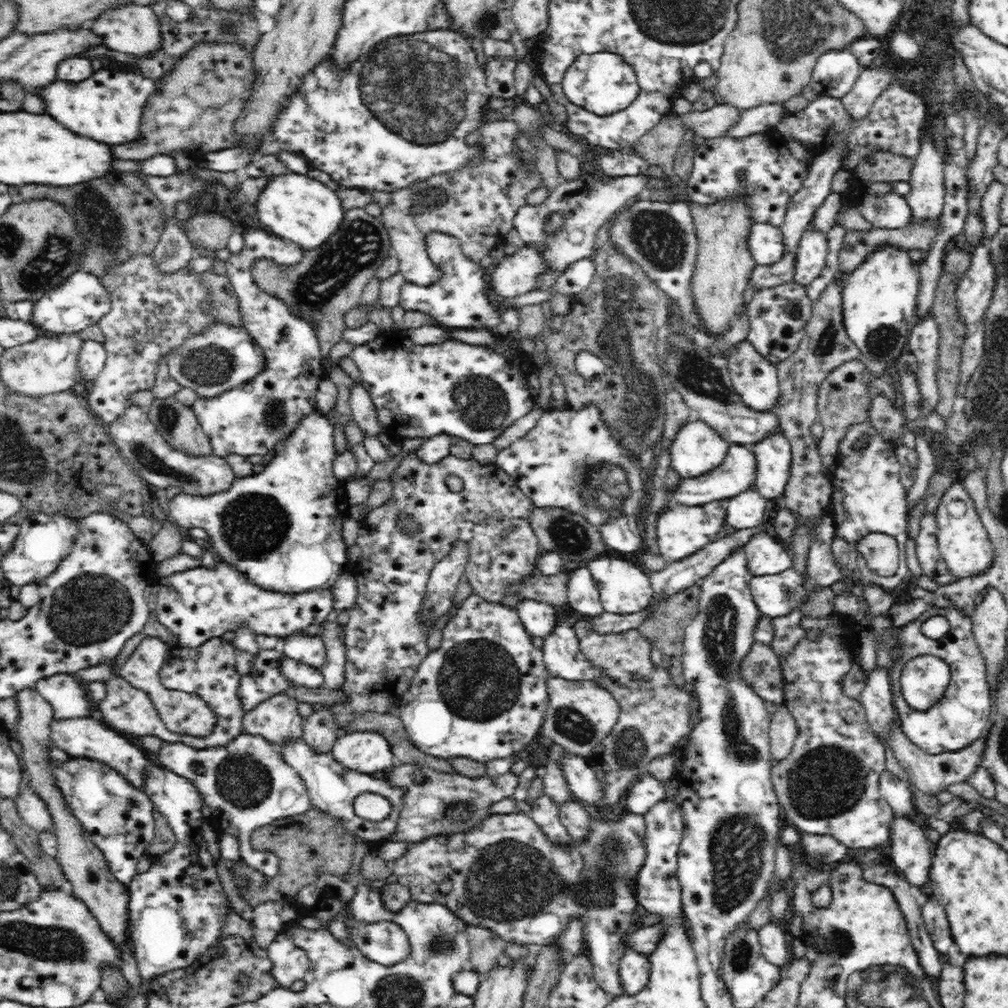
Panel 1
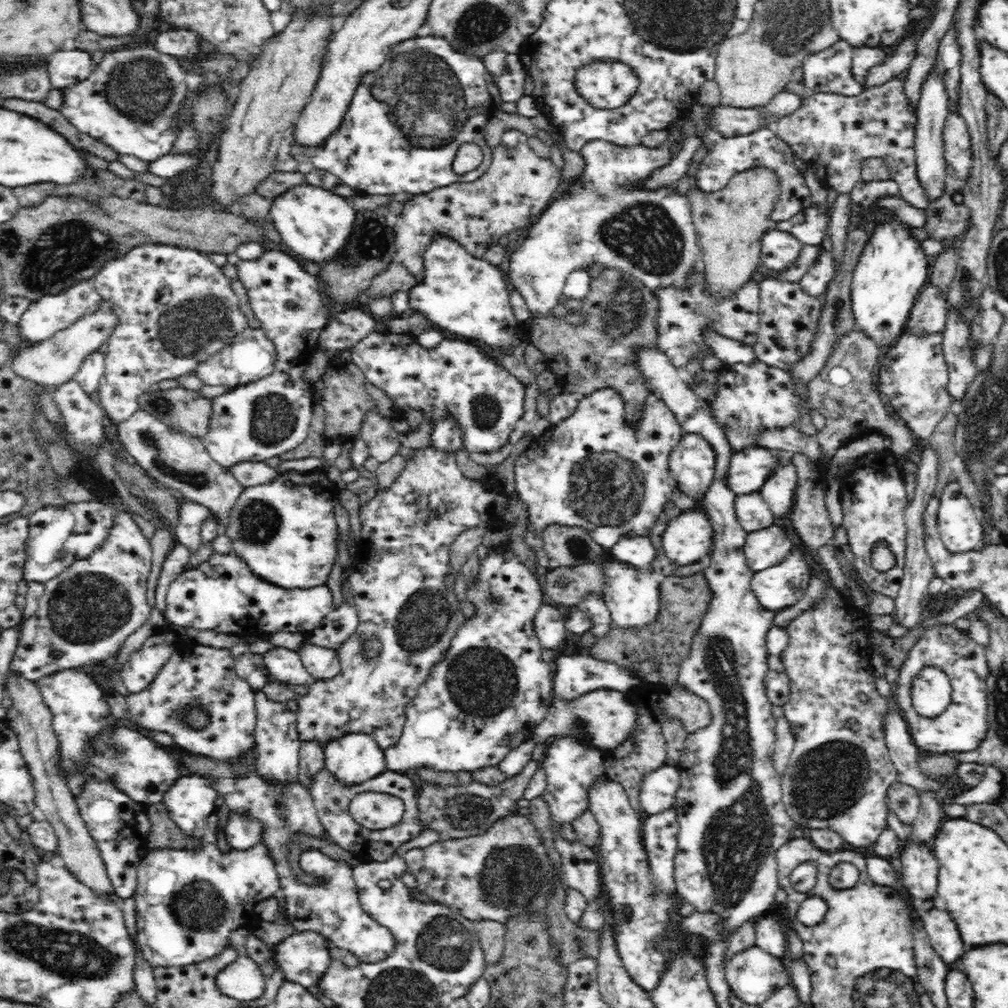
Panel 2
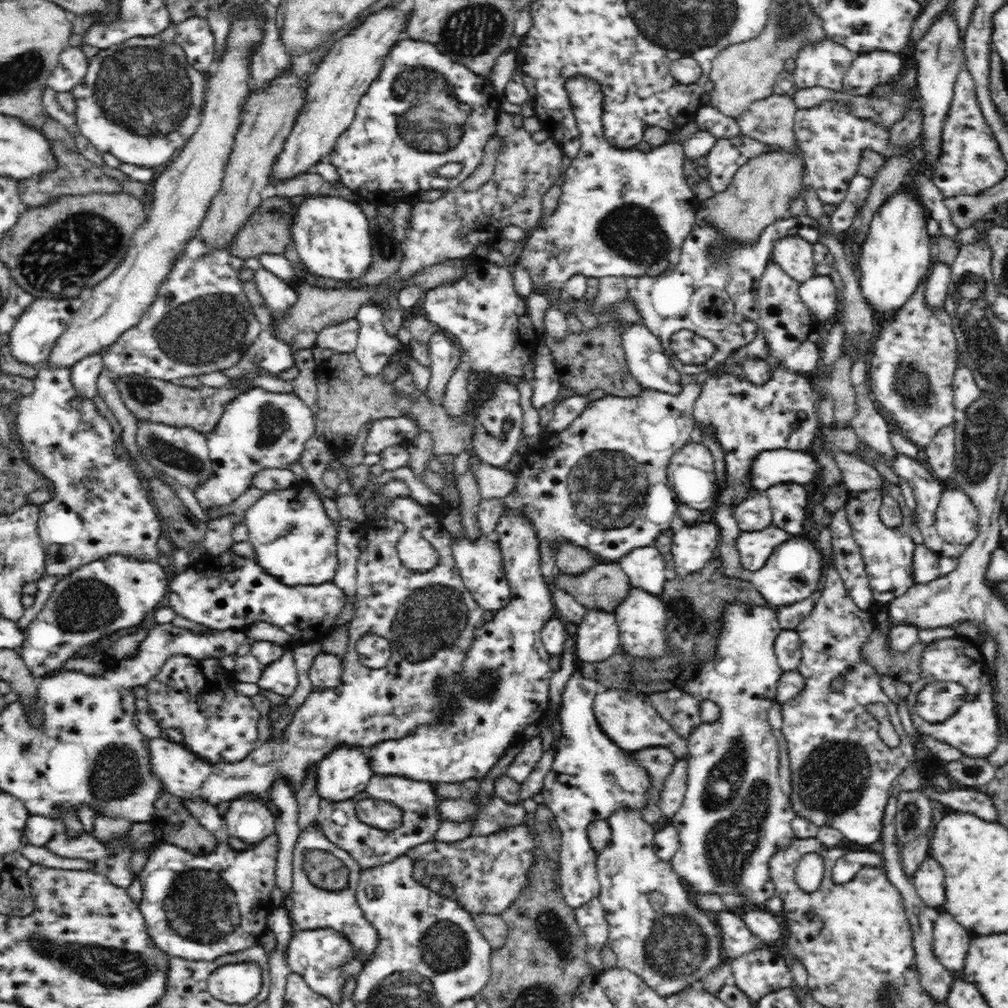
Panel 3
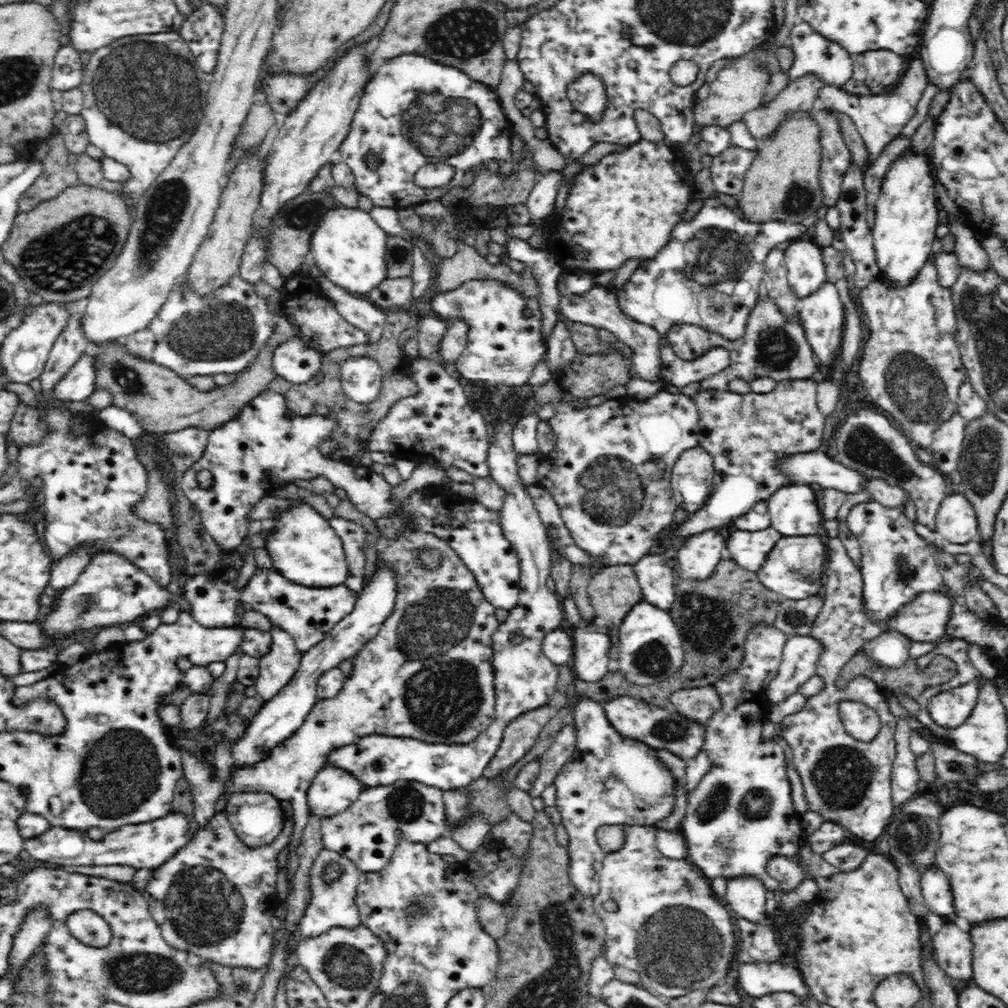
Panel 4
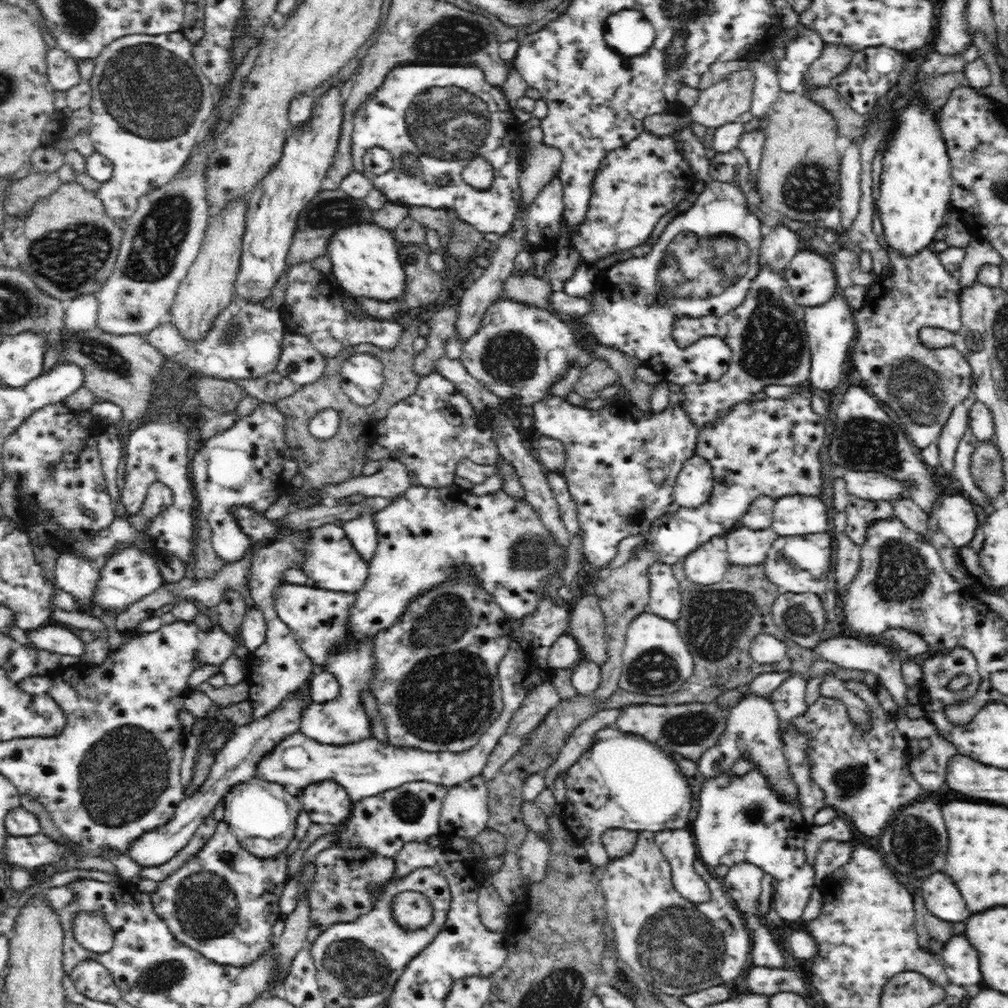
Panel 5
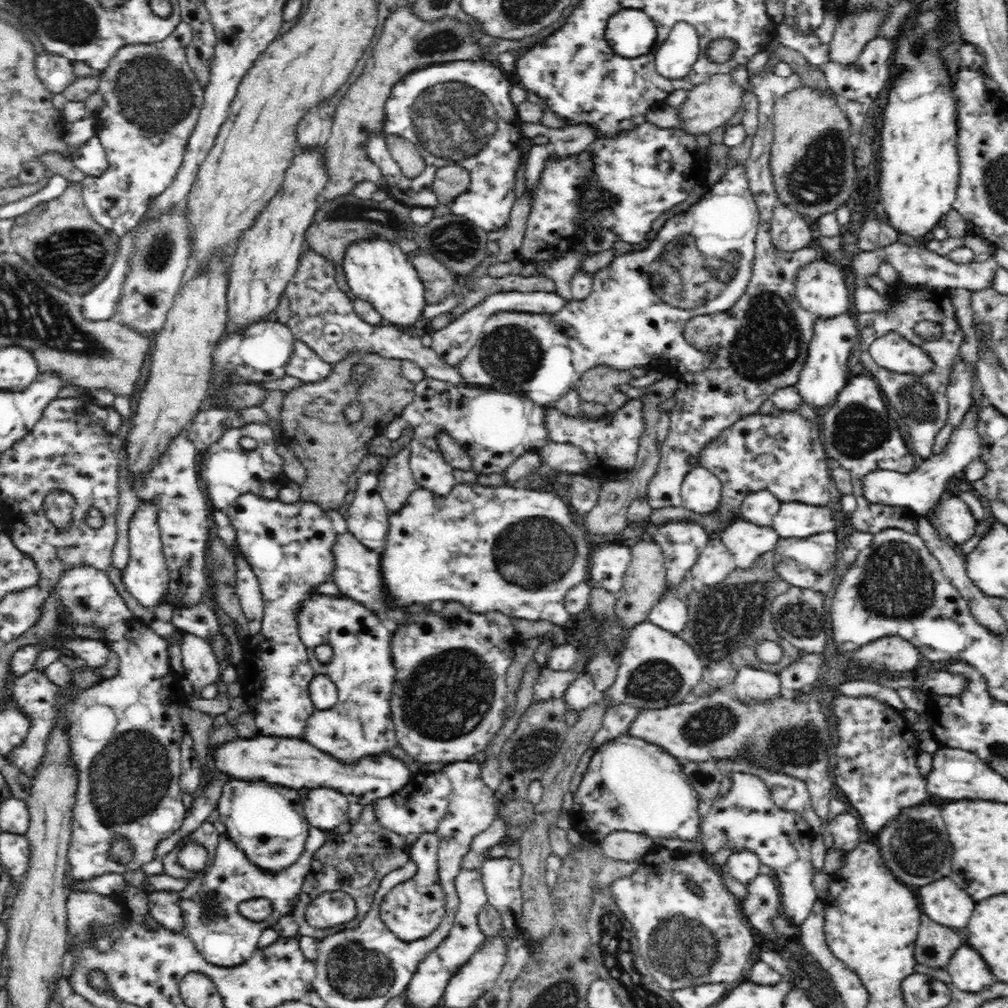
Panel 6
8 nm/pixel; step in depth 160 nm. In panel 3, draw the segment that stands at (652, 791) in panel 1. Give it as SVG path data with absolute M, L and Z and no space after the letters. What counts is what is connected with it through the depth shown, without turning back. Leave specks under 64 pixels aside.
M680 759L664 786L661 807L664 815L669 818L673 817L684 803L688 791L688 769L689 761Z

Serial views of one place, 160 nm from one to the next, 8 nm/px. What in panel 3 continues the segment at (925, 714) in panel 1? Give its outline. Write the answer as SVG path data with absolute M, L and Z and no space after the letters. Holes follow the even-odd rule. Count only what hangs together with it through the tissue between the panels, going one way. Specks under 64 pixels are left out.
M959 636L932 642L932 644L924 647L922 676L914 684L910 684L910 692L905 698L908 712L919 736L924 734L925 736L936 737L937 740L942 740L954 746L965 756L971 758L987 759L998 749L1003 728L1001 722L999 722L997 702L994 701L994 693L992 693L992 685L990 685L990 671L984 665L984 662L986 662L986 659L982 655L980 645L970 643ZM932 682L958 683L962 687L966 687L966 691L968 691L966 702L960 706L958 713L941 724L927 722L916 711L918 694Z

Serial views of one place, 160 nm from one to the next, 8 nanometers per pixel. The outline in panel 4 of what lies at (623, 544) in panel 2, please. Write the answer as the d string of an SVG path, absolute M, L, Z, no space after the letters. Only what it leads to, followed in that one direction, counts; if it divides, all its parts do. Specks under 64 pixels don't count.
M654 550L633 565L637 570L638 582L642 587L645 601L664 612L672 610L676 600L673 566L660 551Z

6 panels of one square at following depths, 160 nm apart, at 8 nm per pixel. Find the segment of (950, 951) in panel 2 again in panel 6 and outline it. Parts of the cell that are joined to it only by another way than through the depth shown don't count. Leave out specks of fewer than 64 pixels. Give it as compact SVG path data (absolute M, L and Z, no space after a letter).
M968 944L960 946L954 952L945 970L952 977L956 988L964 992L982 992L998 982L986 960Z

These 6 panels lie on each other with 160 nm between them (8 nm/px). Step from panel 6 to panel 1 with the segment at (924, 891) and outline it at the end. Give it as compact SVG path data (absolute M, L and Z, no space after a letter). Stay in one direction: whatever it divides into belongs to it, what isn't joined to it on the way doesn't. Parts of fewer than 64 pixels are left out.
M894 814L889 841L890 859L902 872L902 877L914 886L926 884L936 846L931 844L922 827L916 823L916 817Z

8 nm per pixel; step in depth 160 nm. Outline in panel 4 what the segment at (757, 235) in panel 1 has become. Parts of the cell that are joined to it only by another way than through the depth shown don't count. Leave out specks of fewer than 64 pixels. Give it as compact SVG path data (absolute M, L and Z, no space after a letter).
M811 238L795 240L785 250L788 285L800 299L812 296L828 281L821 246Z

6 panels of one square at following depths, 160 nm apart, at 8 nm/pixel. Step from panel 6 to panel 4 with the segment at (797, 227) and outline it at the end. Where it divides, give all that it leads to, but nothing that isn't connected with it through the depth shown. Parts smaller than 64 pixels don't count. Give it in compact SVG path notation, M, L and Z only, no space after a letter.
M774 246L768 252L764 266L765 274L762 282L766 285L767 294L777 301L781 311L800 321L798 311L796 311L798 296L792 292L790 285L788 285L785 251Z

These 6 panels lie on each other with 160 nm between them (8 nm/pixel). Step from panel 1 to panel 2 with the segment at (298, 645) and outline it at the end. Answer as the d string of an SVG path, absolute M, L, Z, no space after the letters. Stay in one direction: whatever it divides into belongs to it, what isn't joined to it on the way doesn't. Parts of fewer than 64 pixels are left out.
M306 640L298 648L298 654L308 674L316 681L332 680L340 674L341 664L334 649L322 648Z

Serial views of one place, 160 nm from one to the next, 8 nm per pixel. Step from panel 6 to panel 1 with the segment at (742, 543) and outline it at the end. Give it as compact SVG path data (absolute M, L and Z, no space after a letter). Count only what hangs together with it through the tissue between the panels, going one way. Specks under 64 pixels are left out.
M770 528L752 536L743 549L753 577L775 575L793 568L793 555Z

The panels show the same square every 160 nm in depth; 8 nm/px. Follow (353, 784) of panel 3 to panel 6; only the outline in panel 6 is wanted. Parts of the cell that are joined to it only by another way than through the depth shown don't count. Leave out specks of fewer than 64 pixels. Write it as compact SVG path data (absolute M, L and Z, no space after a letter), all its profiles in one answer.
M334 788L310 789L303 802L303 815L318 830L334 830L348 818L348 800Z

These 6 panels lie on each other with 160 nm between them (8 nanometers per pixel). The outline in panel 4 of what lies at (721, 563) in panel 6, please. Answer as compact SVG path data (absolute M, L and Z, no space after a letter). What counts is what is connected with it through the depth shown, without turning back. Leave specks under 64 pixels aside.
M710 530L682 543L677 548L676 562L691 580L705 581L717 569L724 548L726 538L718 530Z

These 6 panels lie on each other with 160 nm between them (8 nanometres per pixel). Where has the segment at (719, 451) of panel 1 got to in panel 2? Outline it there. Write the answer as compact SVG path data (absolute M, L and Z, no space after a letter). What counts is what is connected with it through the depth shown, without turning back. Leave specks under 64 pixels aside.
M685 433L682 440L673 448L669 462L669 473L672 482L678 486L678 490L699 504L712 484L714 471L715 452L710 445L699 434Z

